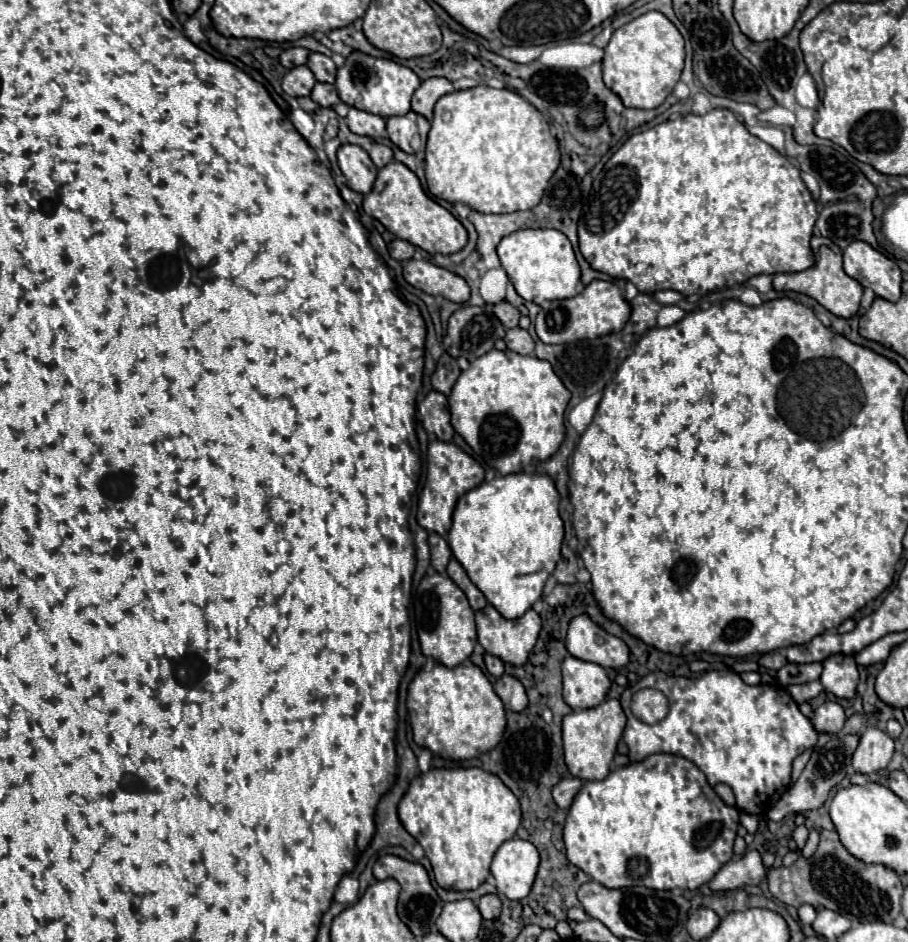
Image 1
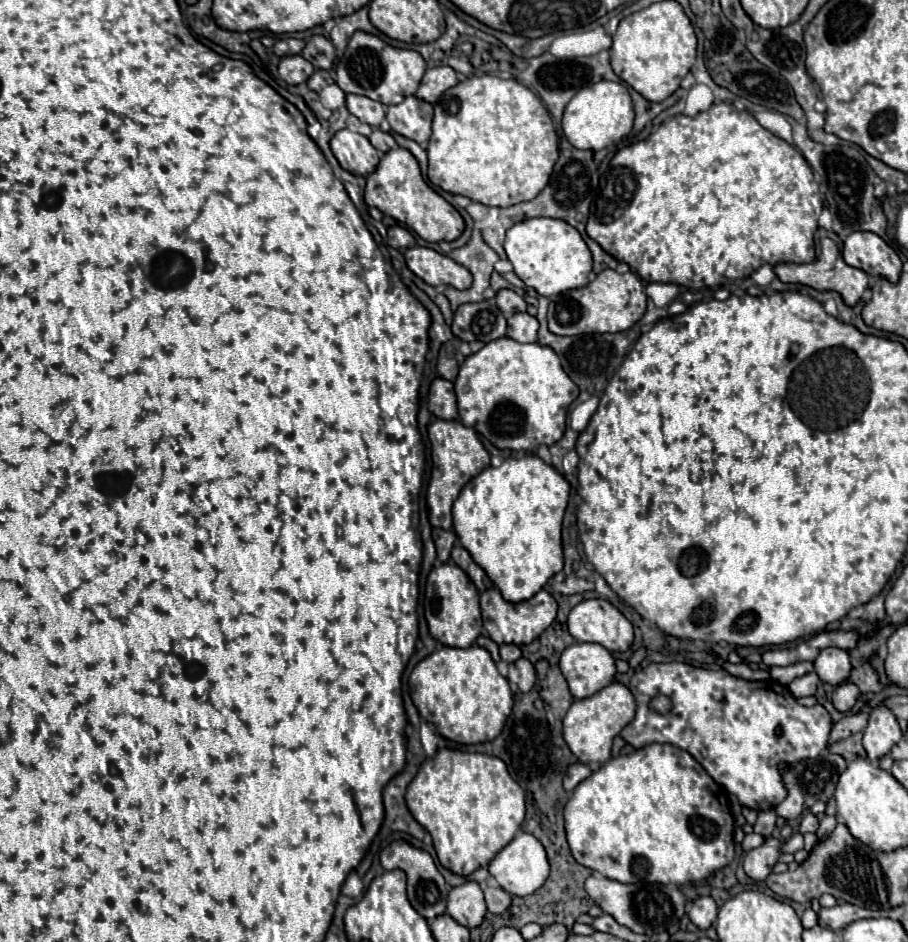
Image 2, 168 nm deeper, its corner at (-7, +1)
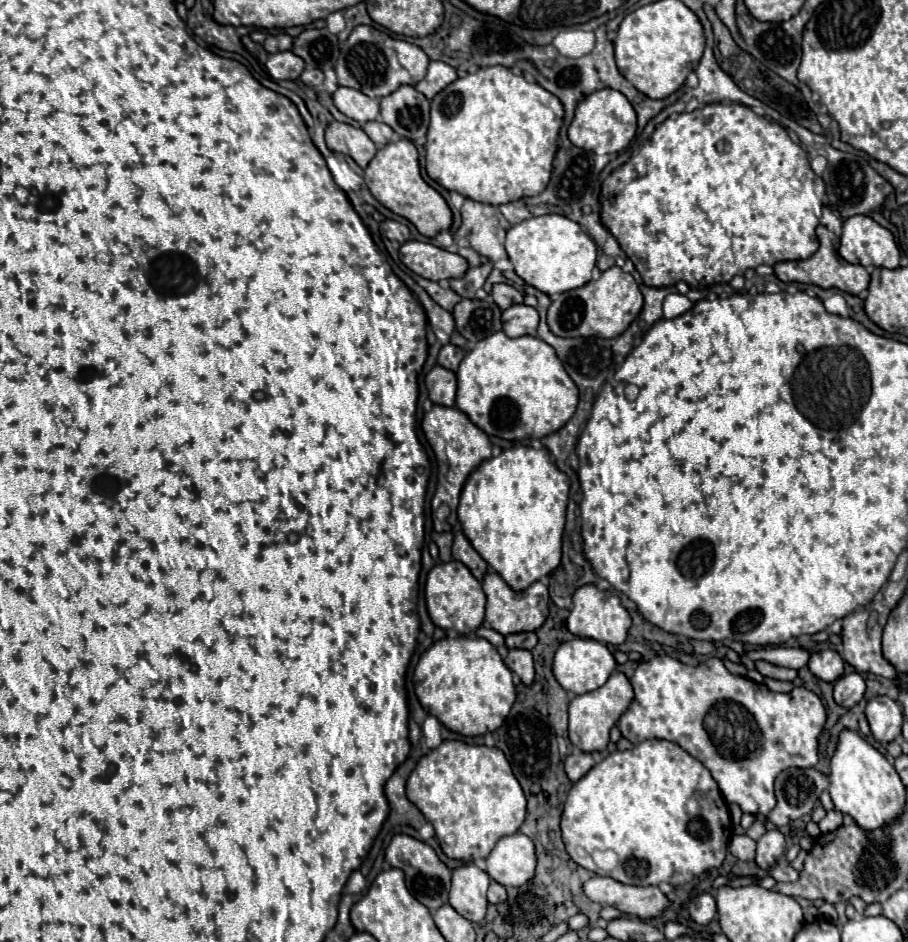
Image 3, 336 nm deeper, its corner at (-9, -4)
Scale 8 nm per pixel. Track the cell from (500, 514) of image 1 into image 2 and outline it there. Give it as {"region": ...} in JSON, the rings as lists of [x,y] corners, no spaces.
{"region":[[[524,455],[518,459],[506,459],[500,467],[488,467],[476,475],[454,501],[454,531],[460,545],[470,557],[486,571],[494,587],[510,603],[522,603],[534,597],[550,577],[562,571],[562,517],[568,505],[570,485],[552,467],[536,455]]]}

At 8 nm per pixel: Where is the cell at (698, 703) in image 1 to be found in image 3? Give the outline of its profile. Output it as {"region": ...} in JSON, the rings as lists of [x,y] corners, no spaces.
{"region":[[[654,656],[652,660],[646,660],[646,662],[640,662],[640,666],[636,668],[634,676],[632,676],[632,688],[634,688],[634,698],[628,706],[628,710],[620,716],[618,720],[618,728],[622,732],[624,738],[628,738],[632,744],[636,742],[642,742],[644,738],[664,738],[664,740],[670,740],[674,744],[678,744],[680,748],[684,748],[690,756],[698,758],[712,774],[712,778],[716,780],[724,800],[728,804],[738,804],[740,810],[744,814],[752,814],[752,816],[766,816],[774,806],[776,806],[776,798],[774,798],[774,778],[788,770],[788,768],[812,768],[816,766],[818,762],[818,736],[822,732],[822,726],[826,722],[826,710],[820,702],[820,698],[810,692],[806,686],[796,686],[790,694],[782,694],[782,692],[772,692],[766,684],[756,684],[754,680],[746,678],[746,676],[738,676],[738,674],[730,674],[722,660],[720,658],[708,658],[706,662],[700,662],[698,666],[688,666],[688,664],[682,664],[680,660],[674,660],[670,656]]]}

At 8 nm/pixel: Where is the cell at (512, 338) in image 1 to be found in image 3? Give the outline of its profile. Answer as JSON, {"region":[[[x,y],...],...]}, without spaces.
{"region":[[[512,304],[502,312],[502,326],[504,326],[504,332],[512,338],[518,338],[524,334],[536,334],[538,312],[536,308],[526,304]]]}

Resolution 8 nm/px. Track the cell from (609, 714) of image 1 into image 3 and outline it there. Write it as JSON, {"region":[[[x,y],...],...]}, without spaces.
{"region":[[[612,672],[604,686],[592,690],[592,692],[574,696],[568,706],[568,716],[570,716],[568,736],[570,736],[572,744],[578,746],[580,750],[588,750],[588,752],[604,750],[610,742],[610,736],[608,736],[610,728],[618,722],[620,714],[624,714],[630,700],[632,700],[632,686],[622,672]]]}

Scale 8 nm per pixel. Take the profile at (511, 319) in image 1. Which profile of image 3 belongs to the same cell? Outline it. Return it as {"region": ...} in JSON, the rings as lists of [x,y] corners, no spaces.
{"region":[[[494,284],[494,288],[492,288],[492,298],[494,298],[494,302],[496,302],[502,310],[506,310],[510,304],[524,302],[522,292],[520,292],[518,288],[510,286],[510,284]]]}

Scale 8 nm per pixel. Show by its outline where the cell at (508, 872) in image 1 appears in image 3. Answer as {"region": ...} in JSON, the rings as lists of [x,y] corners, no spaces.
{"region":[[[510,834],[498,840],[486,858],[486,872],[502,886],[522,886],[536,868],[534,842],[522,834]]]}

